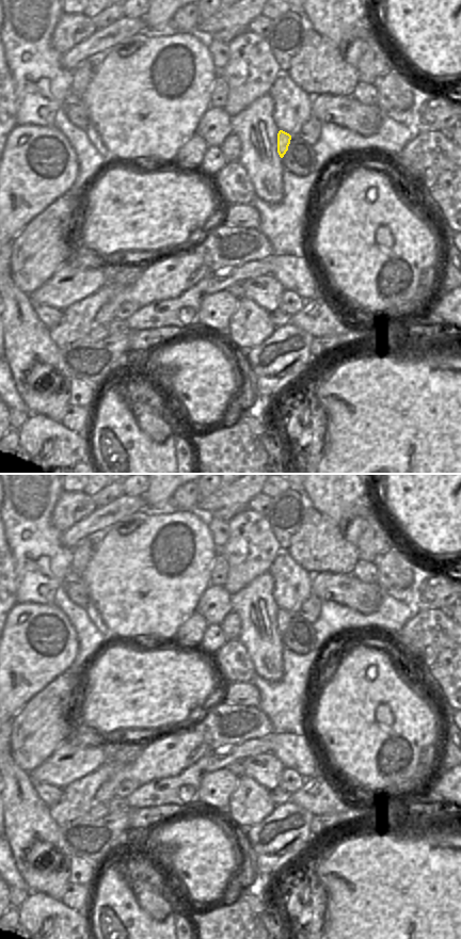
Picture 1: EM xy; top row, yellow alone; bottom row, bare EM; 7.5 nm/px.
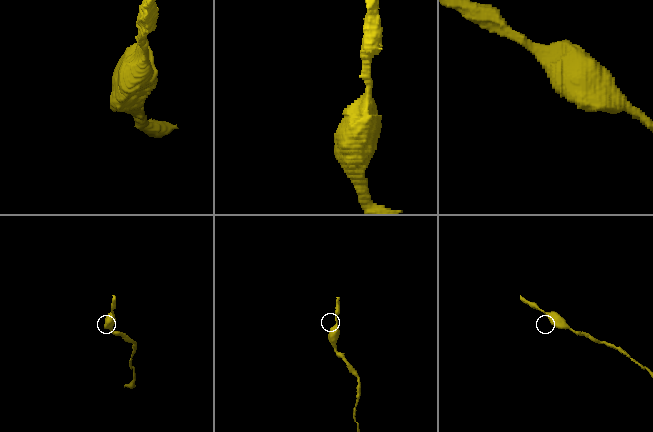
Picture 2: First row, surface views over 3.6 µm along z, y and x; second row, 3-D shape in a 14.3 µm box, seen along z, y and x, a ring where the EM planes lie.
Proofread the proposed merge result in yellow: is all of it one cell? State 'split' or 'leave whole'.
leave whole

